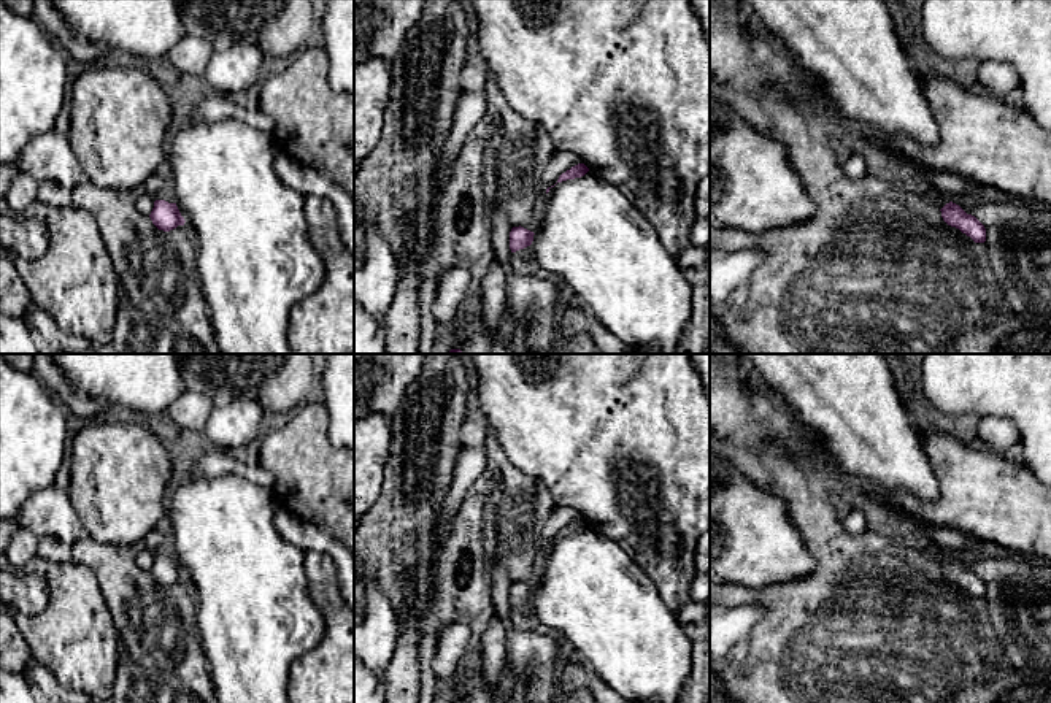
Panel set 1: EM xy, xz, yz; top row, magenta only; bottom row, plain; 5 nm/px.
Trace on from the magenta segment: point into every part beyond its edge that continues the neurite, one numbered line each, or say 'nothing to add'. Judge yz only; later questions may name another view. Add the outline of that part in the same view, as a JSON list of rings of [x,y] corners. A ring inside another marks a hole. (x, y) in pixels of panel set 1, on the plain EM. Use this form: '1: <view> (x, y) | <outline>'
nothing to add

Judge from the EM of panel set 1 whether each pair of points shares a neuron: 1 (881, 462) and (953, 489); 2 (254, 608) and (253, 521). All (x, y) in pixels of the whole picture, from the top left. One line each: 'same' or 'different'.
1: different
2: same

